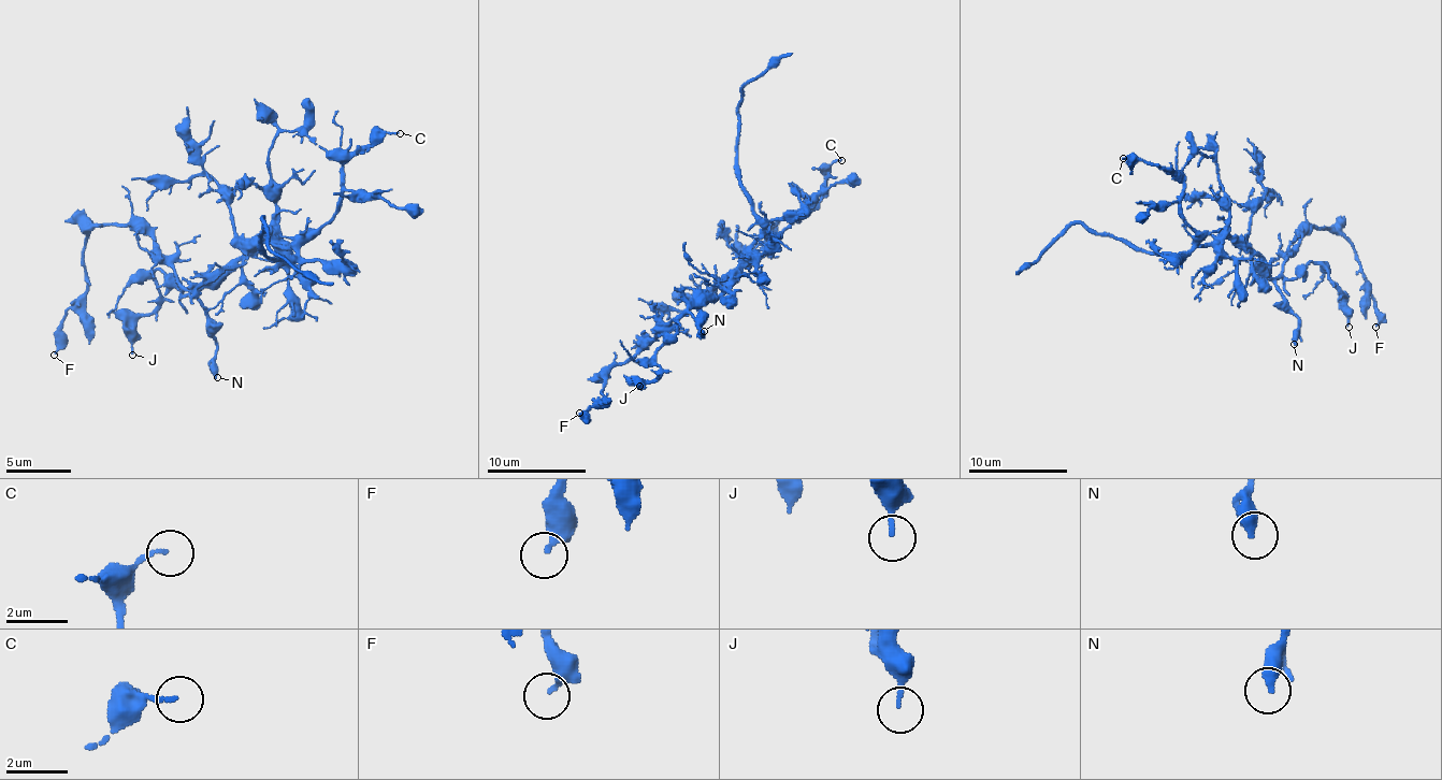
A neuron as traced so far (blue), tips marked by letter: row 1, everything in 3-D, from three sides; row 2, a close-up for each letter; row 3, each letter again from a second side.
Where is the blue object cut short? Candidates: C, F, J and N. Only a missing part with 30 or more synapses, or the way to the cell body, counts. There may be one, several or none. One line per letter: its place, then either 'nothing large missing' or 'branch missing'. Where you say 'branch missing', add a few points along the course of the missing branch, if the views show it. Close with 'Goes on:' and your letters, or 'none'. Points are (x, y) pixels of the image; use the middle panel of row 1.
C: at (841, 160); nothing large missing
F: at (579, 413); nothing large missing
J: at (639, 386); nothing large missing
N: at (704, 331); nothing large missing
Goes on: none

